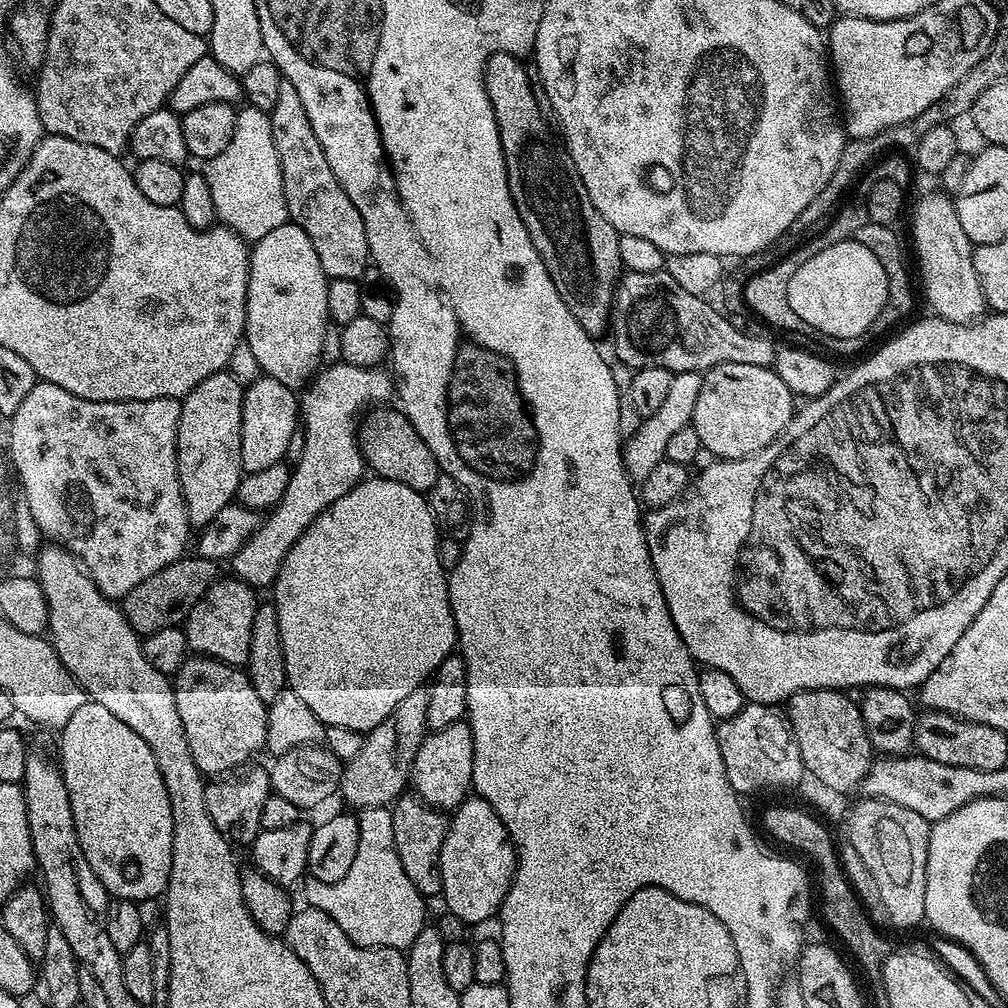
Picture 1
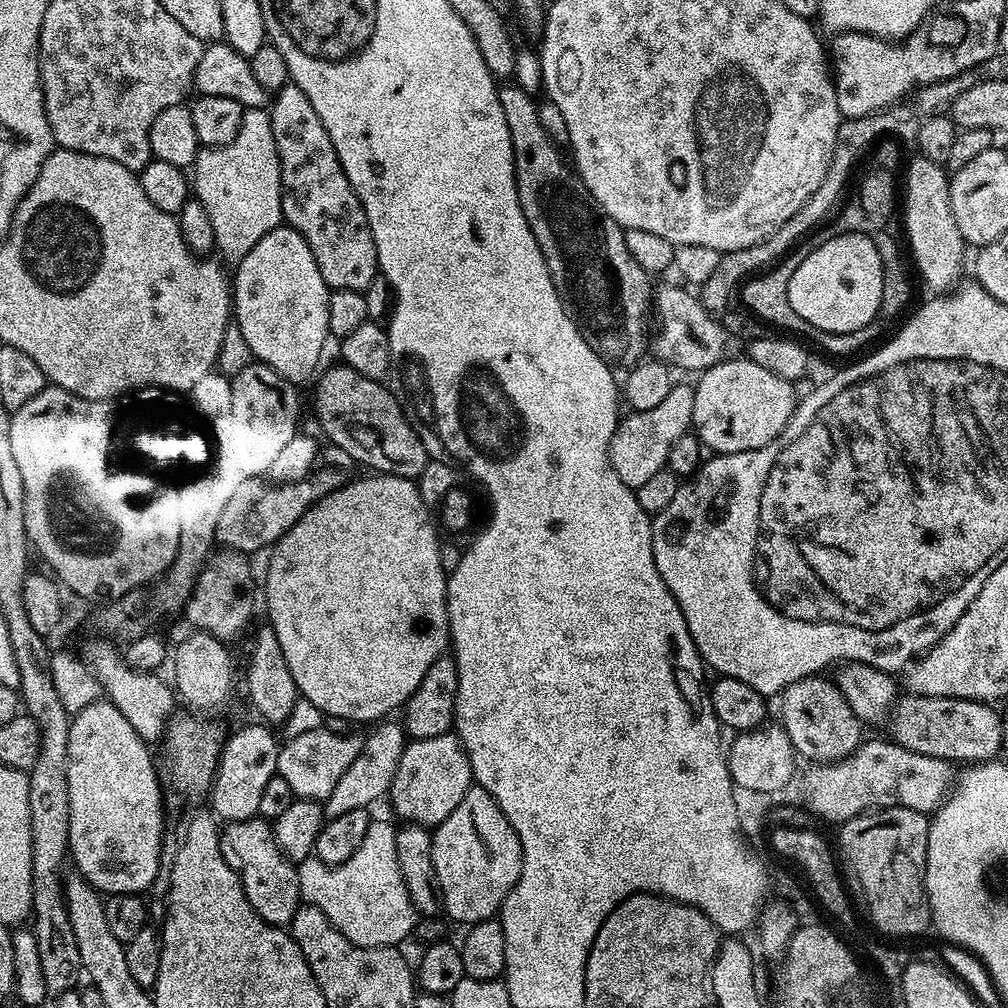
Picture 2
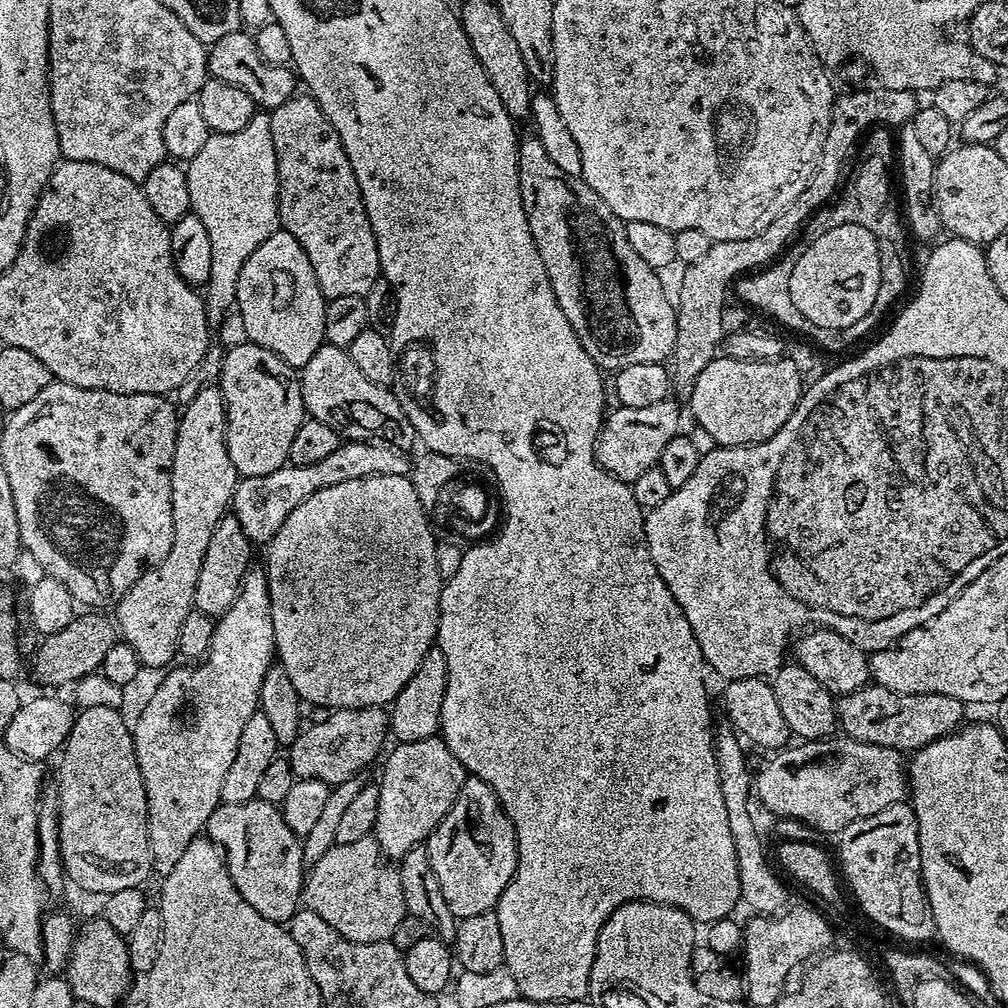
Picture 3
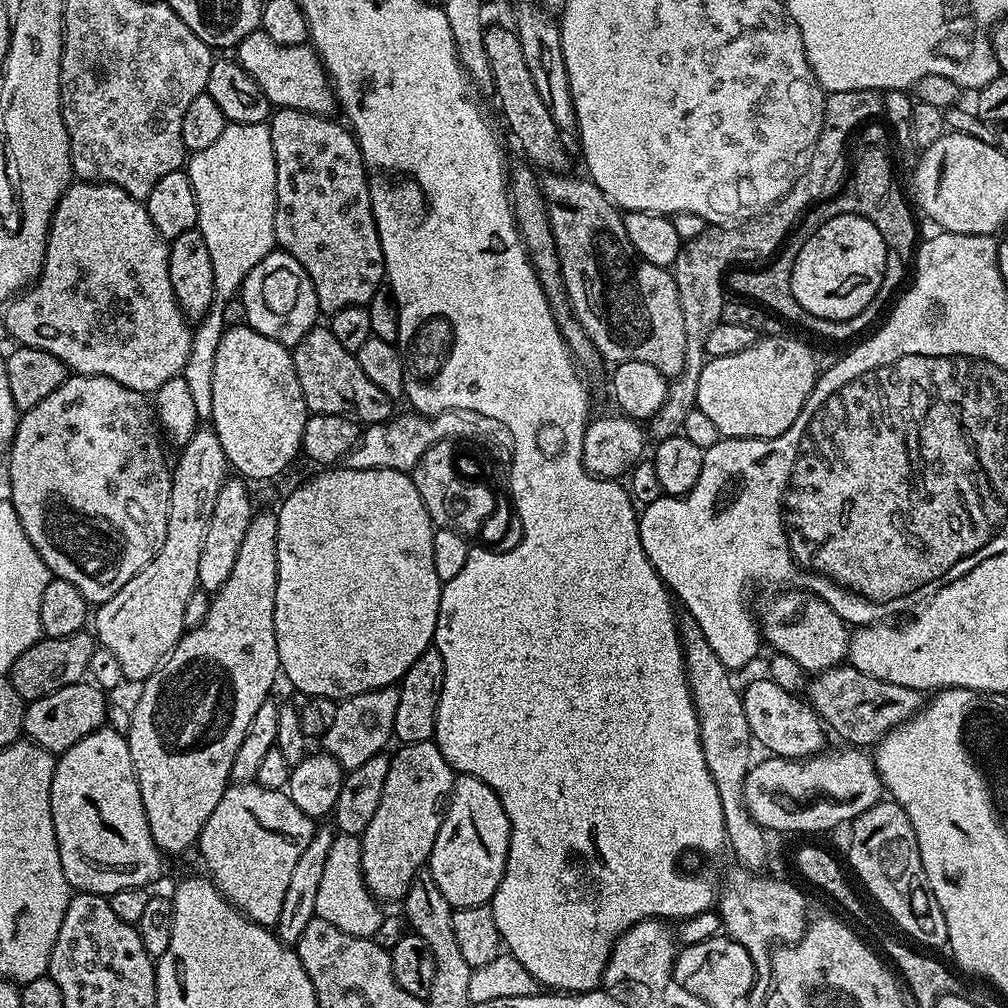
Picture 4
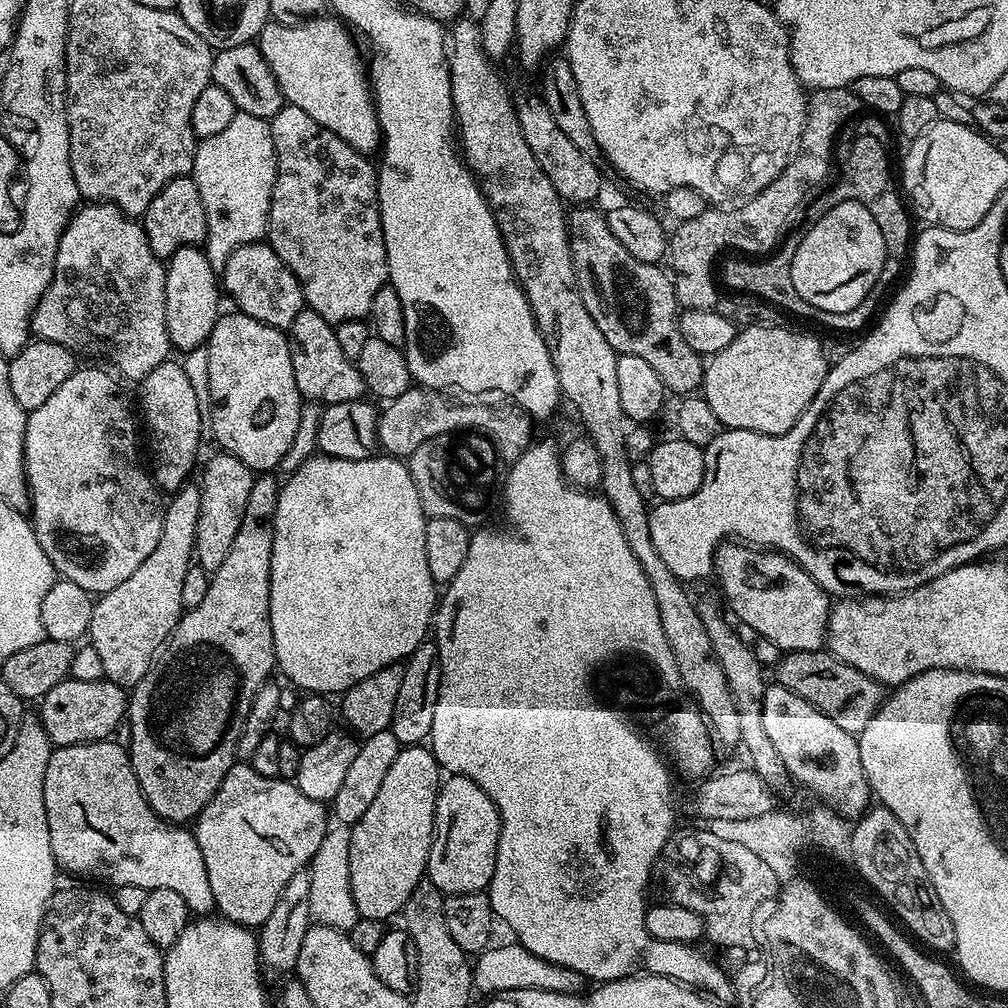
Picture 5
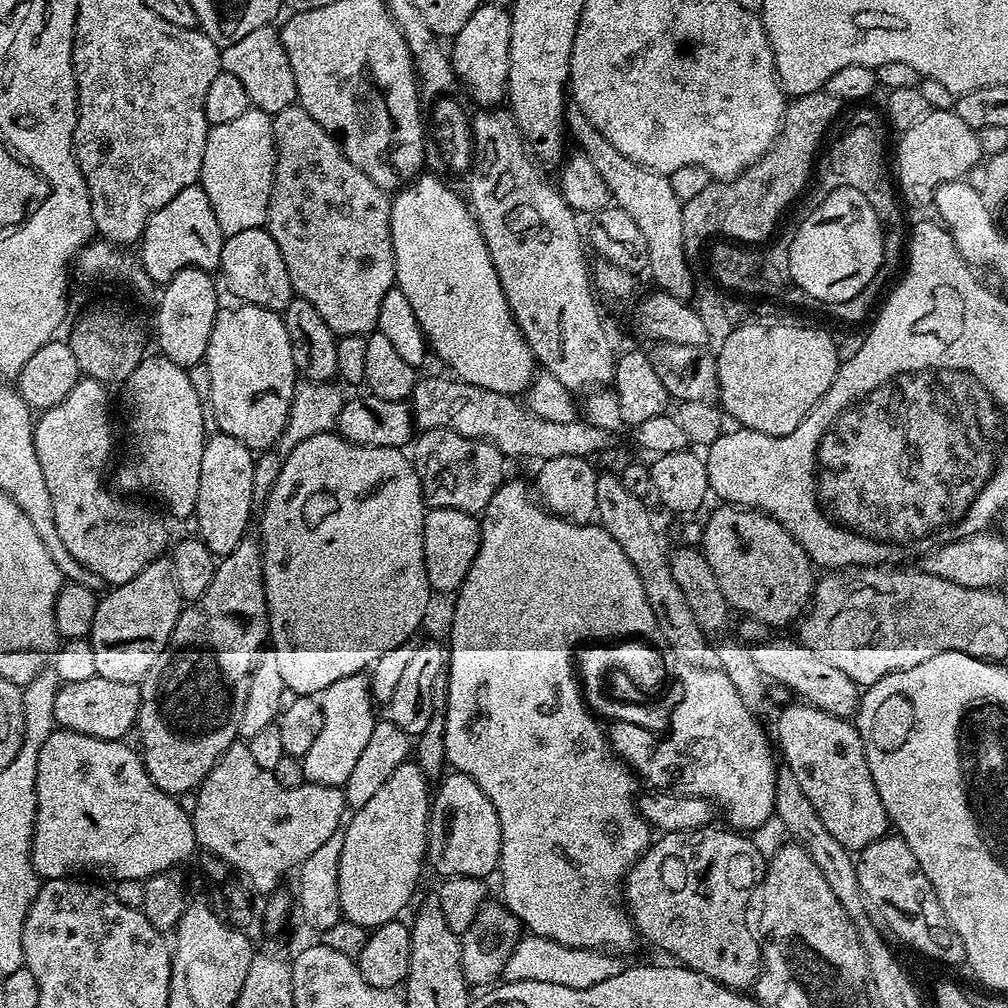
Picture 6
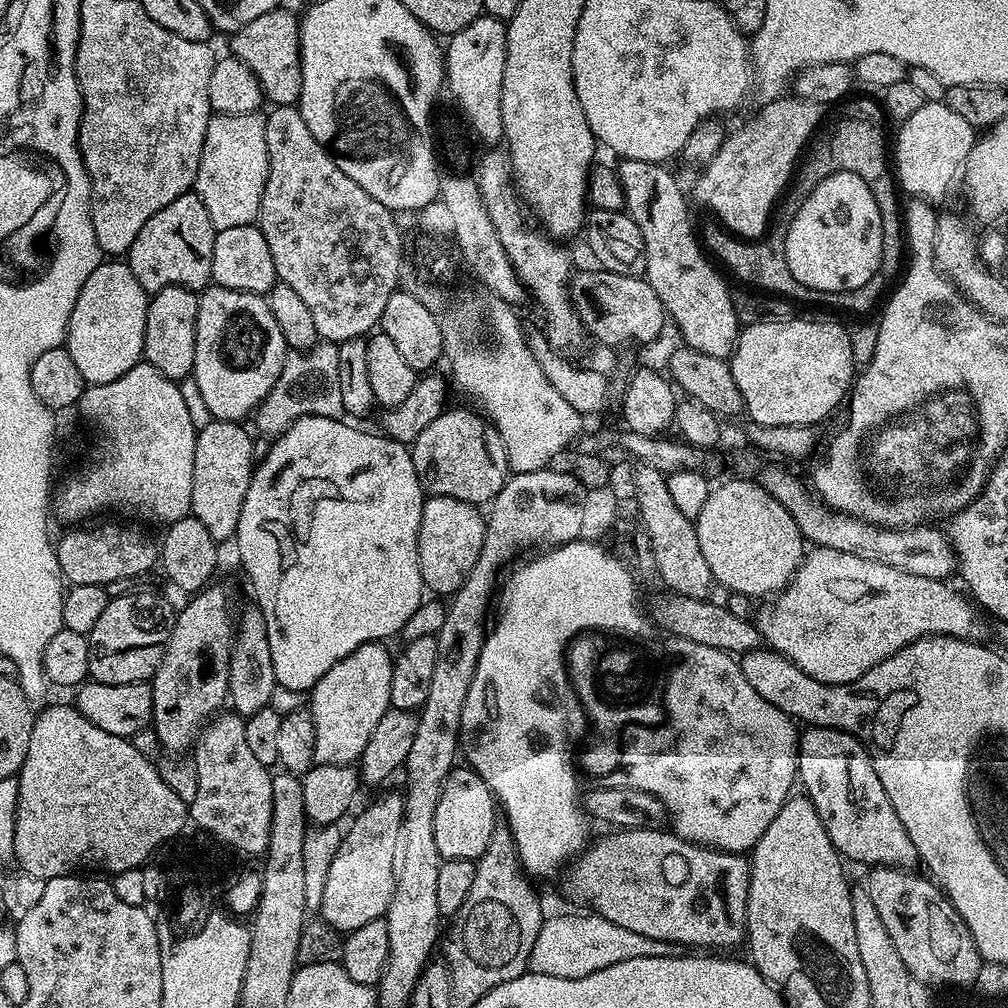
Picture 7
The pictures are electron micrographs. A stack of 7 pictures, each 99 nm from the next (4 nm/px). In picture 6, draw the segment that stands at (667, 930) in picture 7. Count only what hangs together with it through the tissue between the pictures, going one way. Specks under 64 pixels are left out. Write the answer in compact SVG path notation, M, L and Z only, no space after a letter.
M709 826L699 828L693 832L666 832L659 838L653 839L649 843L645 852L639 856L632 864L632 869L626 875L626 887L628 886L628 898L626 894L626 911L632 920L633 929L640 932L656 948L661 948L665 952L665 957L673 958L684 968L693 968L696 972L706 974L710 979L719 981L720 984L727 985L728 988L737 990L748 990L755 985L756 979L760 977L762 967L762 957L760 954L760 940L754 935L754 928L748 925L748 899L752 896L752 891L757 891L761 883L766 867L766 856L760 853L758 845L747 835L741 834L736 830L729 830L727 827Z

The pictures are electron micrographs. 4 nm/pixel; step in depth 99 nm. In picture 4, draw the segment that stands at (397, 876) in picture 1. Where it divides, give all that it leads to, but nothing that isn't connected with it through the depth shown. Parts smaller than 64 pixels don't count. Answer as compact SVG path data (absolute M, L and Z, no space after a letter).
M333 835L322 879L318 881L316 919L330 922L330 926L338 926L338 930L351 936L372 938L385 917L385 913L380 912L379 907L381 908L381 905L376 897L370 894L362 874L360 836Z

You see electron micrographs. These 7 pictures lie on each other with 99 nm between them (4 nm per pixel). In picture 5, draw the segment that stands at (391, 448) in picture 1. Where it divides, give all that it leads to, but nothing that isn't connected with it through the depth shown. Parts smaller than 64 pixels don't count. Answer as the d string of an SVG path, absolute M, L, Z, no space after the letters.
M305 307L294 318L288 336L290 362L294 366L294 382L298 386L301 397L317 406L327 406L338 402L359 400L366 389L362 374L354 361L342 354L342 346L338 346L336 329L322 318L313 308Z

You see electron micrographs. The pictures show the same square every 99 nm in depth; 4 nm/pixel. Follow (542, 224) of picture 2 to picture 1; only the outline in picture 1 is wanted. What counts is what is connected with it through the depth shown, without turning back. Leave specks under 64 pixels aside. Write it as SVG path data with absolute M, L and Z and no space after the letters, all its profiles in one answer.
M498 52L489 57L484 67L484 85L490 98L490 106L494 110L494 118L498 122L510 194L530 234L530 242L534 242L534 250L538 250L558 294L562 294L562 302L566 302L570 314L578 318L582 330L586 330L593 338L600 338L603 332L605 335L609 331L616 285L622 275L618 254L621 235L614 230L614 226L610 226L610 222L606 222L606 218L602 218L602 214L598 214L594 202L590 202L590 194L586 194L586 186L582 186L582 178L574 162L548 133L548 120L544 117L545 109L542 107L541 97L538 92L536 97L532 80L524 65L525 61L514 54Z

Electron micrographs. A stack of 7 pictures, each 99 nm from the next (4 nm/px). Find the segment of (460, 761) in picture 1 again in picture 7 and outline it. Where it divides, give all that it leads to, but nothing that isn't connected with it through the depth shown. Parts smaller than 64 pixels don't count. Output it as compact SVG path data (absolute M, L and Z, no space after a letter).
M399 791L380 796L340 837L338 854L330 862L330 874L326 874L325 892L322 893L322 906L318 910L321 921L335 928L341 934L358 930L366 922L381 919L390 906L394 894L394 846L398 843L398 830L404 817L404 797Z

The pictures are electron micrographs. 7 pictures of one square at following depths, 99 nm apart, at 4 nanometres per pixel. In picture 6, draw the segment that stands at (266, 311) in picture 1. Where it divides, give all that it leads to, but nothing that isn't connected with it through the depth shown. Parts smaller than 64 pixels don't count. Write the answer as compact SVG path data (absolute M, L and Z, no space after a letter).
M267 227L238 230L238 234L225 236L218 272L224 275L224 284L237 296L235 299L245 304L283 313L286 305L294 299L286 262L282 262L278 242L274 242Z

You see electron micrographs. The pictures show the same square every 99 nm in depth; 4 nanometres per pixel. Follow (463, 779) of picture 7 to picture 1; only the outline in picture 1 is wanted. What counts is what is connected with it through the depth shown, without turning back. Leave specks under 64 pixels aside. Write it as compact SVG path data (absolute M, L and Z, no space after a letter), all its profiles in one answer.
M469 798L451 813L448 821L448 833L442 844L440 869L442 870L442 901L449 913L457 915L466 925L475 926L499 913L506 894L512 885L512 875L516 873L516 850L508 837L502 818L490 806L490 802L479 798Z

